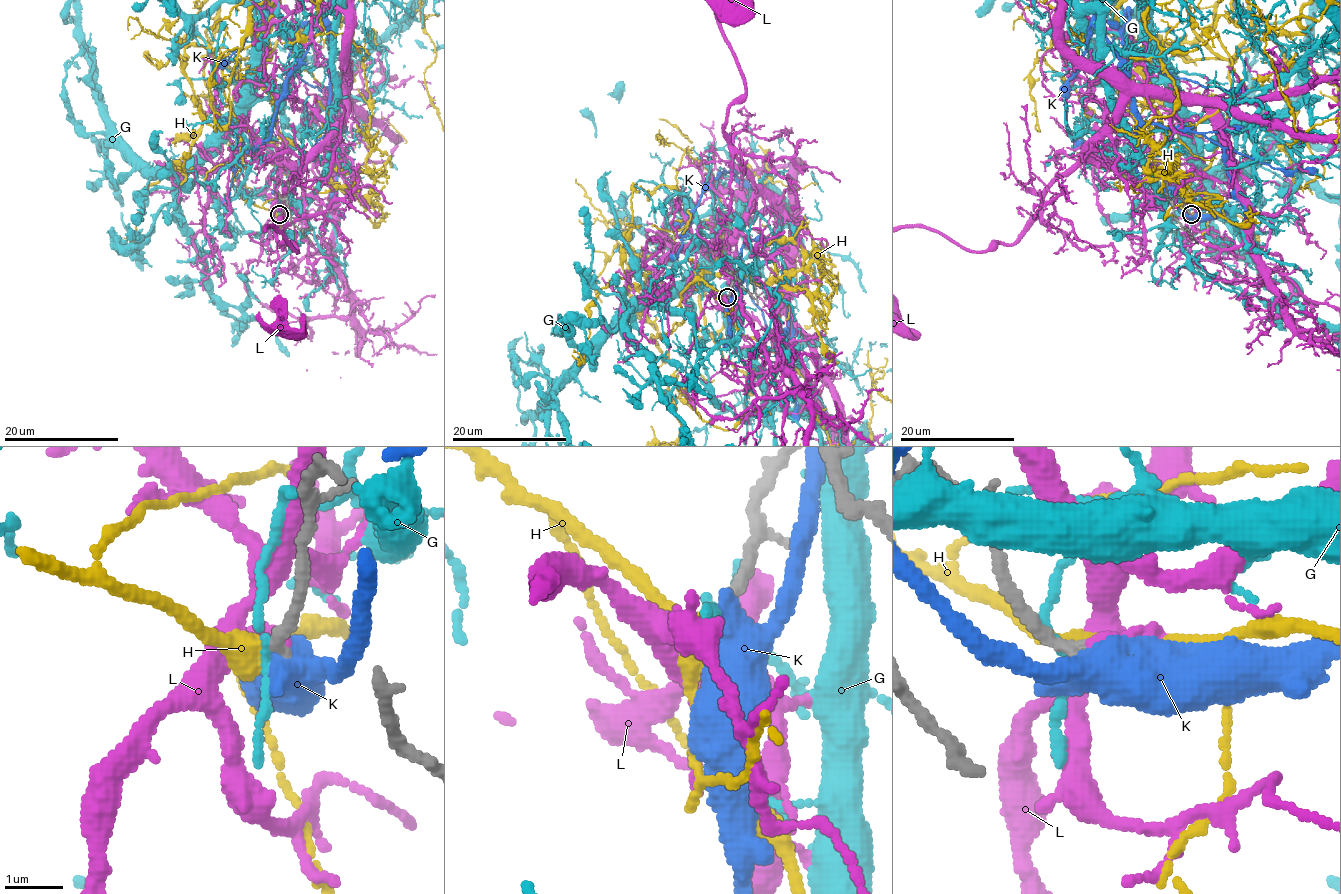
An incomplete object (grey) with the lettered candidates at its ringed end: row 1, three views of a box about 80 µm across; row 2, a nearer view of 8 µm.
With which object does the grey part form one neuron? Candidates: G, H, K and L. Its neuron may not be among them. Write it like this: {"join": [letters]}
{"join": ["H"]}

